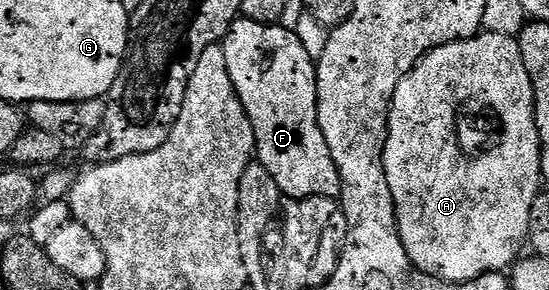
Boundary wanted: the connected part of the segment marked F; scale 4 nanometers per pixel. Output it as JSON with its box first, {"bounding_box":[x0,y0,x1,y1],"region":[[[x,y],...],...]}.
{"bounding_box":[222,17,342,200],"region":[[[237,17],[233,21],[232,27],[228,30],[228,36],[222,40],[222,46],[226,53],[226,69],[230,69],[230,77],[236,86],[238,97],[242,101],[242,105],[246,109],[246,113],[250,117],[250,121],[254,125],[254,133],[256,134],[256,155],[258,162],[266,165],[266,169],[270,169],[270,177],[274,177],[274,181],[278,181],[278,189],[281,196],[289,199],[309,199],[310,197],[326,197],[327,199],[339,200],[340,190],[342,189],[342,181],[338,173],[338,165],[334,165],[334,157],[330,153],[330,145],[326,145],[326,137],[320,128],[318,121],[318,101],[316,100],[316,63],[306,53],[306,49],[302,47],[302,41],[291,30],[288,31],[284,25],[273,25],[270,23],[255,23],[243,17]]]}

